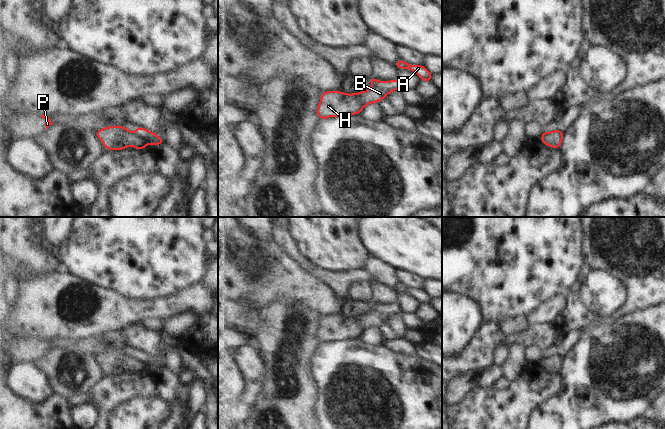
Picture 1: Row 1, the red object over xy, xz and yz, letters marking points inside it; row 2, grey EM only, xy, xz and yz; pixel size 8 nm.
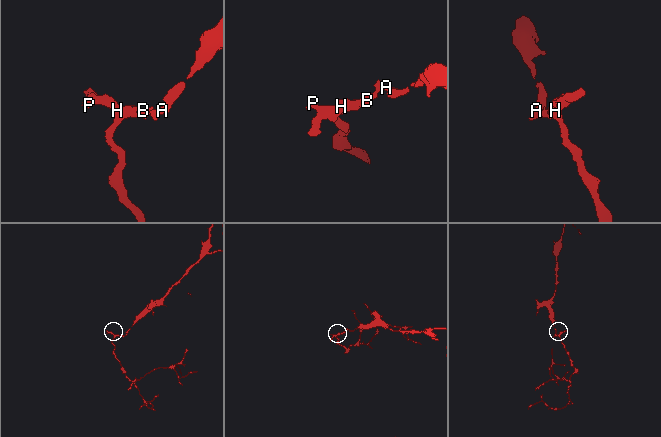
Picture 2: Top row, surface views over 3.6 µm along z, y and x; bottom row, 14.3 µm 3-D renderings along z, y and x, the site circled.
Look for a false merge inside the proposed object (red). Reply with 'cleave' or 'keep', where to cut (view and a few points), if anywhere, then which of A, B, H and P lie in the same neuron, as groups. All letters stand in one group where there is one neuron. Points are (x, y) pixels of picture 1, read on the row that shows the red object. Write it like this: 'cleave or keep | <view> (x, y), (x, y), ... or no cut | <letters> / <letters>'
cleave | xy (129, 131), (141, 137), (146, 143) | A B / H P

